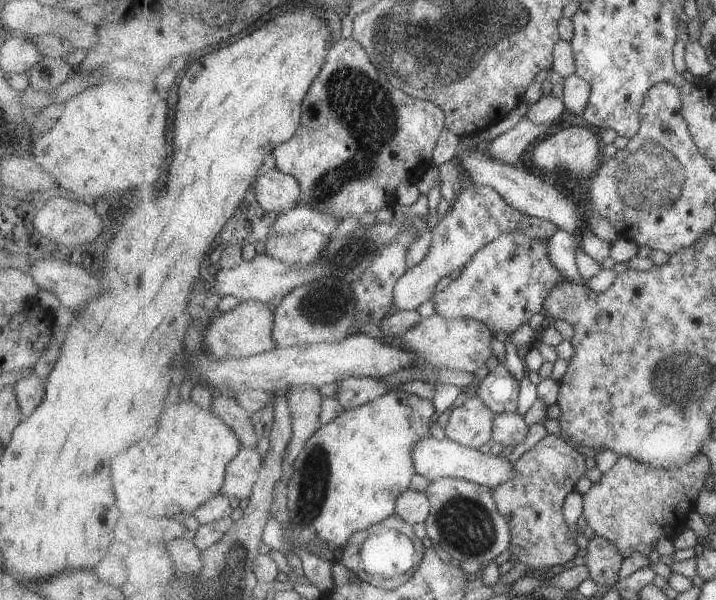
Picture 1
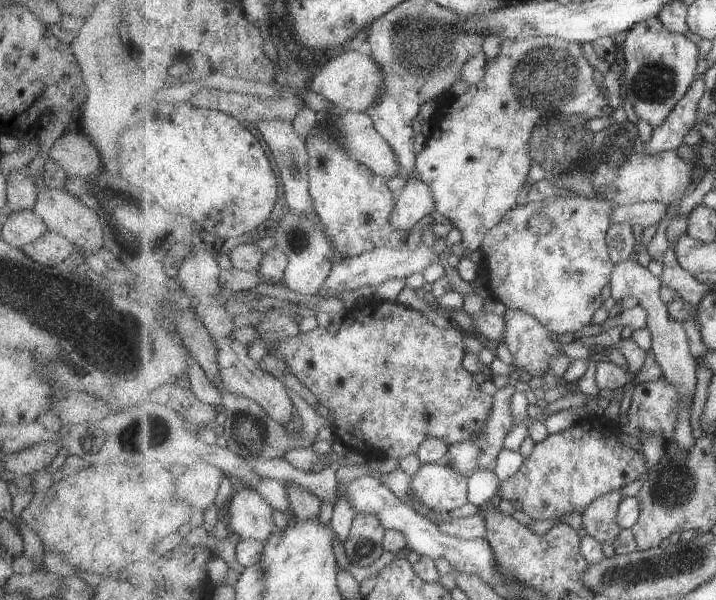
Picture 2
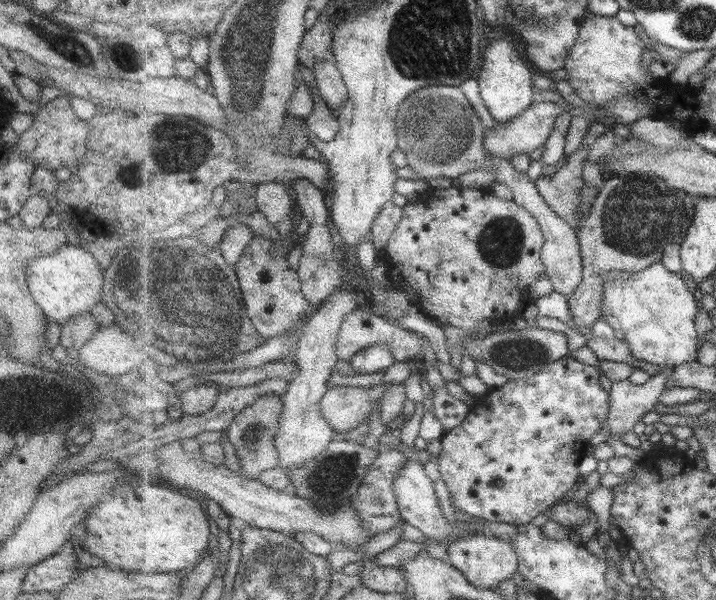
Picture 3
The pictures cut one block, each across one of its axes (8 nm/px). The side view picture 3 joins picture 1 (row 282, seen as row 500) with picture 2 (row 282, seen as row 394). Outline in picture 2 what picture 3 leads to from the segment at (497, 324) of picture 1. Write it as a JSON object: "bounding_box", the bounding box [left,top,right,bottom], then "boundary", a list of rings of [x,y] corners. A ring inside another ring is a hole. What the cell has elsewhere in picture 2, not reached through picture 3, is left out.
{"bounding_box":[477,196,616,333],"boundary":[[[569,196],[557,198],[531,197],[527,204],[517,205],[505,218],[493,226],[481,249],[484,261],[480,263],[477,276],[487,280],[488,289],[507,306],[520,309],[535,316],[545,328],[553,333],[575,333],[593,324],[593,316],[603,306],[603,288],[611,283],[615,264],[609,256],[606,235],[611,226],[611,214],[616,205],[604,197]],[[535,212],[543,212],[555,220],[555,228],[545,234],[533,234],[529,230],[529,218]]]}

